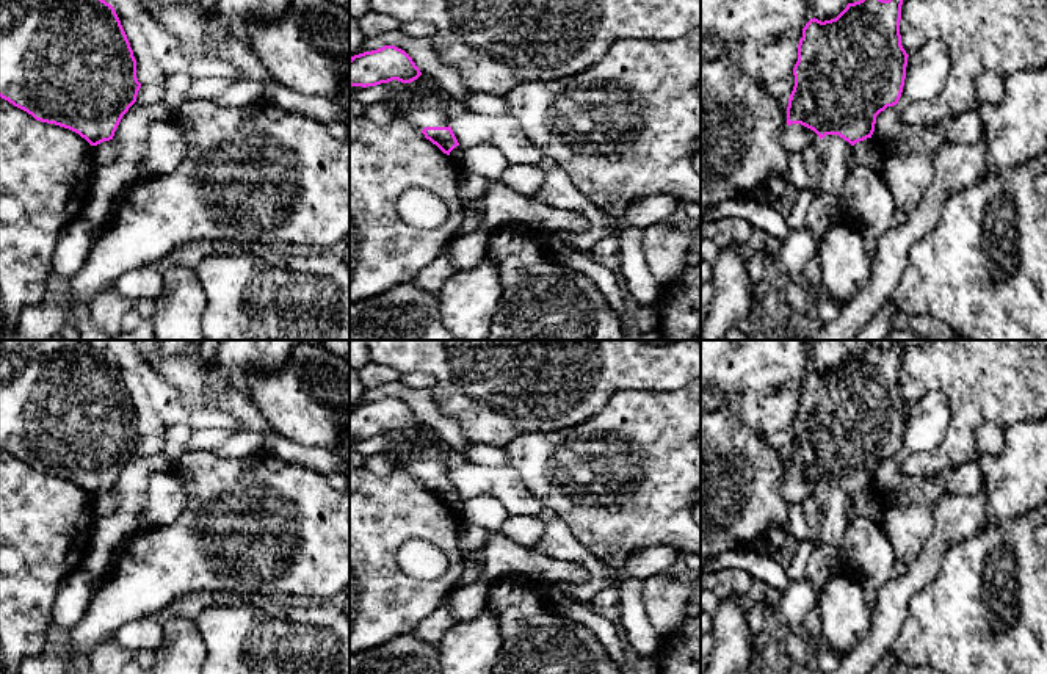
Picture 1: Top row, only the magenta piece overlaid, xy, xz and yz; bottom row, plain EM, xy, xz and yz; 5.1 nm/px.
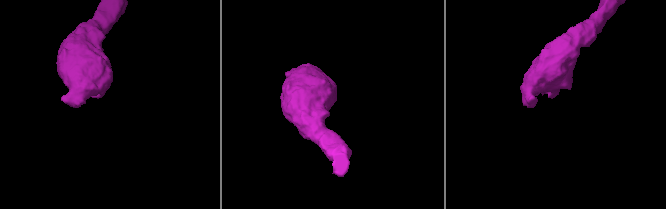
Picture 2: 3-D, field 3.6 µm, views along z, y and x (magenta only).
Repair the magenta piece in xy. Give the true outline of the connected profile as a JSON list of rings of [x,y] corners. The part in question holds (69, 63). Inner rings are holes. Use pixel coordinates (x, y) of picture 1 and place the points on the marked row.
[[[0,0],[0,97],[36,121],[69,129],[97,146],[113,140],[139,88],[133,50],[105,0]]]

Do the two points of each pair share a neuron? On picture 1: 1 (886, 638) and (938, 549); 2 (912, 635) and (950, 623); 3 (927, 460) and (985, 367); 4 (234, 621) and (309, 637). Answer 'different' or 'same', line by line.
1: same
2: same
3: same
4: same

